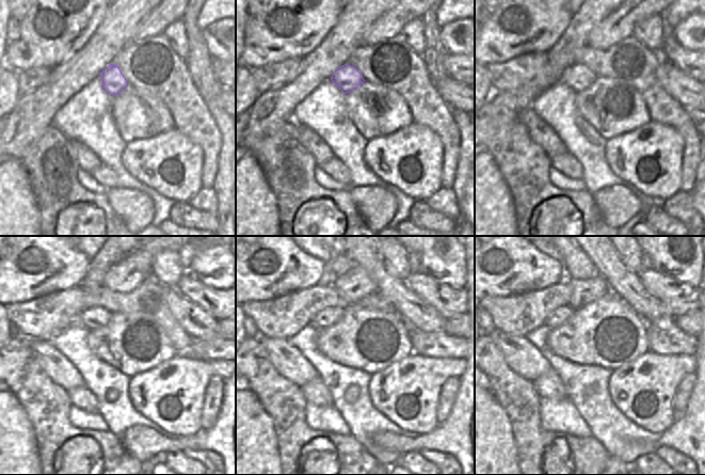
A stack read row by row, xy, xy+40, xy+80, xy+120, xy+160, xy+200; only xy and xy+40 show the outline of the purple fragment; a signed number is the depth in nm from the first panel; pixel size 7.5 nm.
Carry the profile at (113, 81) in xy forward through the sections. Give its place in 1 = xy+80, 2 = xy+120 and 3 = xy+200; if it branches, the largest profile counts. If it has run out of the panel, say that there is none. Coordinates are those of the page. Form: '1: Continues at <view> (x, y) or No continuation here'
1: Continues at xy+80 (578, 77)
2: Continues at xy+120 (92, 318)
3: Continues at xy+200 (557, 317).

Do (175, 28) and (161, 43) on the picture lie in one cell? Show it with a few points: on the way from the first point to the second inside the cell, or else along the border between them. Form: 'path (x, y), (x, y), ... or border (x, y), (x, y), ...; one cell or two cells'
border (162, 33), (172, 49), (180, 58); two cells

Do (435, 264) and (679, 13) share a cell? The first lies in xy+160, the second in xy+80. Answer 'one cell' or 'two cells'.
two cells

